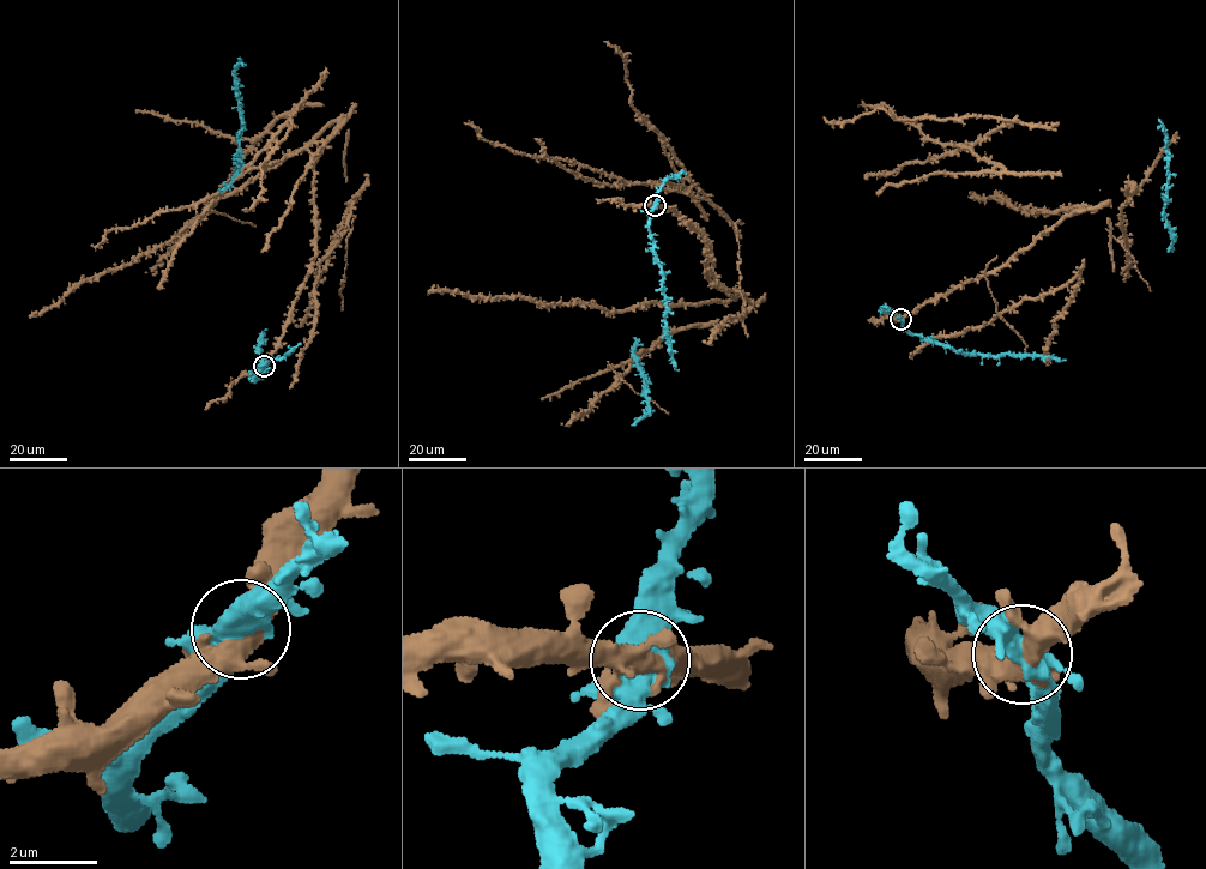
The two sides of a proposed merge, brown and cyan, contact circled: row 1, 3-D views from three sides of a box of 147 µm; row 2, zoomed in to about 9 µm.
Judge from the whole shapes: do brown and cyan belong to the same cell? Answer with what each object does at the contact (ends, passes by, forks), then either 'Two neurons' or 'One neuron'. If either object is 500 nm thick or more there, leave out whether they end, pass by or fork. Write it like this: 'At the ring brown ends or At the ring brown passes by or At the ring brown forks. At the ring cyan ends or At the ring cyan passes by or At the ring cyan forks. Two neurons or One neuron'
At the ring brown forks. At the ring cyan forks. Two neurons

